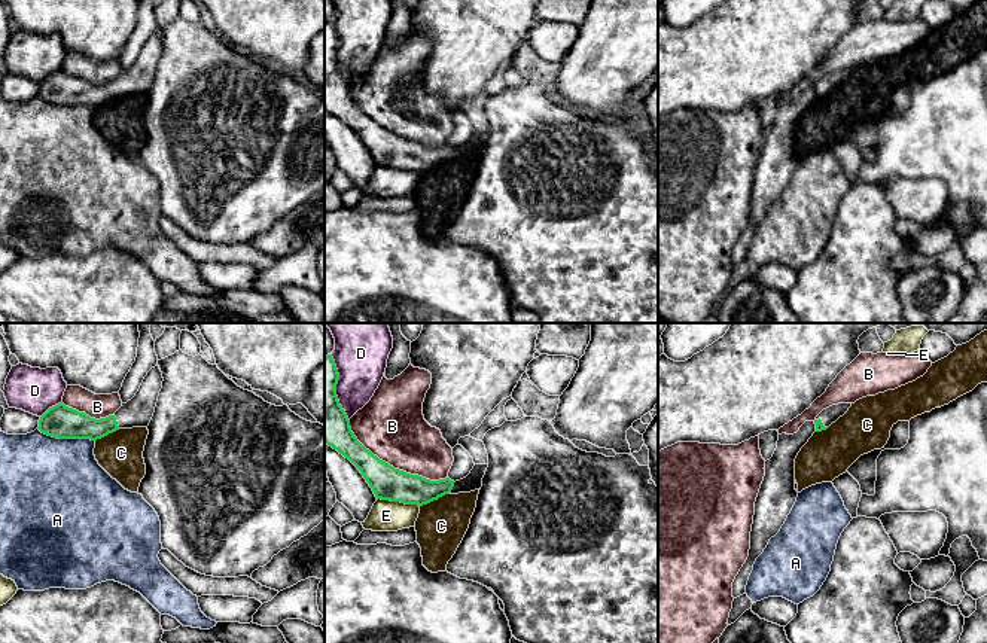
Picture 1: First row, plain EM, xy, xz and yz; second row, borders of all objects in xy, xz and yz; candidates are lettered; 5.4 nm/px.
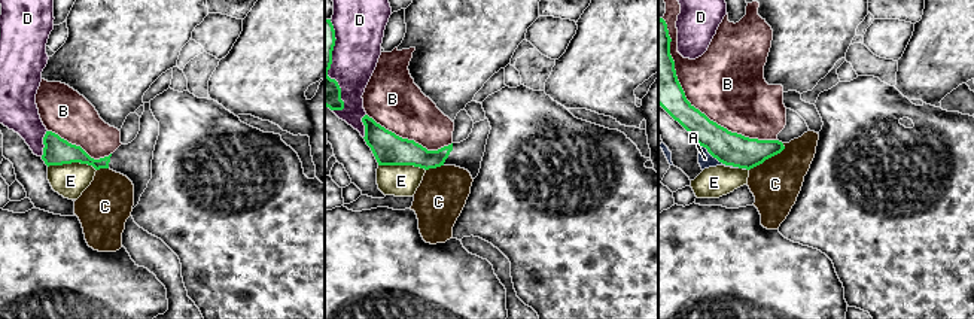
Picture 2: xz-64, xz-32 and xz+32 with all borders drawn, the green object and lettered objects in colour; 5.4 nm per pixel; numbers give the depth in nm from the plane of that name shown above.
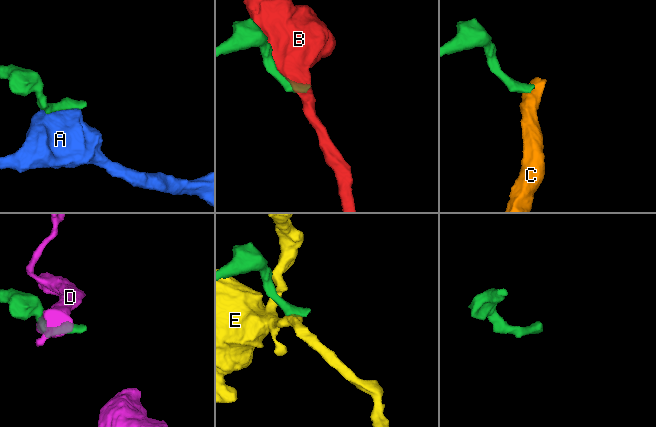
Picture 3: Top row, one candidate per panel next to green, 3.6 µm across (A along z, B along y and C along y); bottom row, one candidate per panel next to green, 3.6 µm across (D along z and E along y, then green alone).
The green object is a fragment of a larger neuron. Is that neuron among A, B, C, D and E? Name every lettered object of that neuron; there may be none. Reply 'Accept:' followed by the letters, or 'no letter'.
Accept: no letter

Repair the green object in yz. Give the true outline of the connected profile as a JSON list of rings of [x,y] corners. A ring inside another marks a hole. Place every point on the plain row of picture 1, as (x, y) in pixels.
[[[838,70],[823,76],[814,86],[816,98],[826,97],[832,89],[843,83],[852,70]]]

